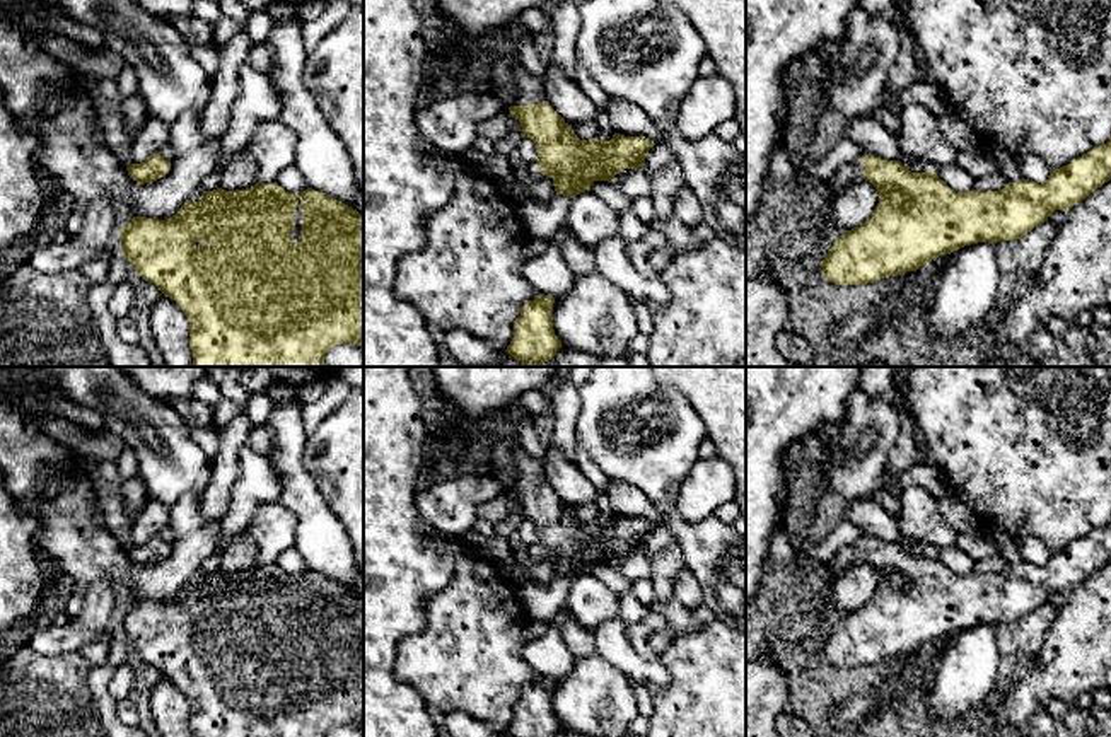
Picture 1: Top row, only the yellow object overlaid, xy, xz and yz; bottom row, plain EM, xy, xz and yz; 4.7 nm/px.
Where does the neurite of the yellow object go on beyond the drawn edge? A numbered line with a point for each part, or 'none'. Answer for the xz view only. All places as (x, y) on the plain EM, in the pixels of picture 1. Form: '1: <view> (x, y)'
1: xz (526, 471)

